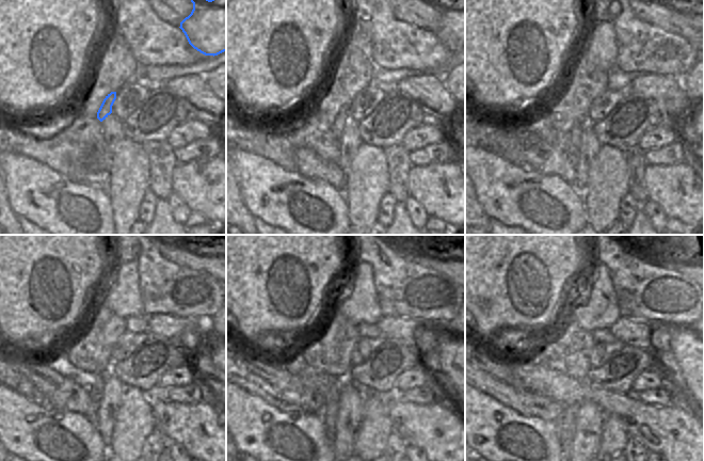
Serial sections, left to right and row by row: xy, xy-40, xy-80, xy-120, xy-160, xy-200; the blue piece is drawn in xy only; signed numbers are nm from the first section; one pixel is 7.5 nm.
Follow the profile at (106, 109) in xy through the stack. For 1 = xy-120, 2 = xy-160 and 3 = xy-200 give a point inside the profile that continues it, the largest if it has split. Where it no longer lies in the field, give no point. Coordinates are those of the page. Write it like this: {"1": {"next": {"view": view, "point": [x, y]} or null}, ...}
{"1": {"next": {"view": "xy-120", "point": [93, 383]}}, "2": {"next": {"view": "xy-160", "point": [329, 411]}}, "3": {"next": {"view": "xy-200", "point": [565, 423]}}}

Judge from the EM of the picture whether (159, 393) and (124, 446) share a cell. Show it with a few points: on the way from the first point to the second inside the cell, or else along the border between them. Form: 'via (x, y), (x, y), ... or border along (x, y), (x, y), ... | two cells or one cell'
via (145, 404), (134, 415), (134, 422), (129, 432) | one cell

